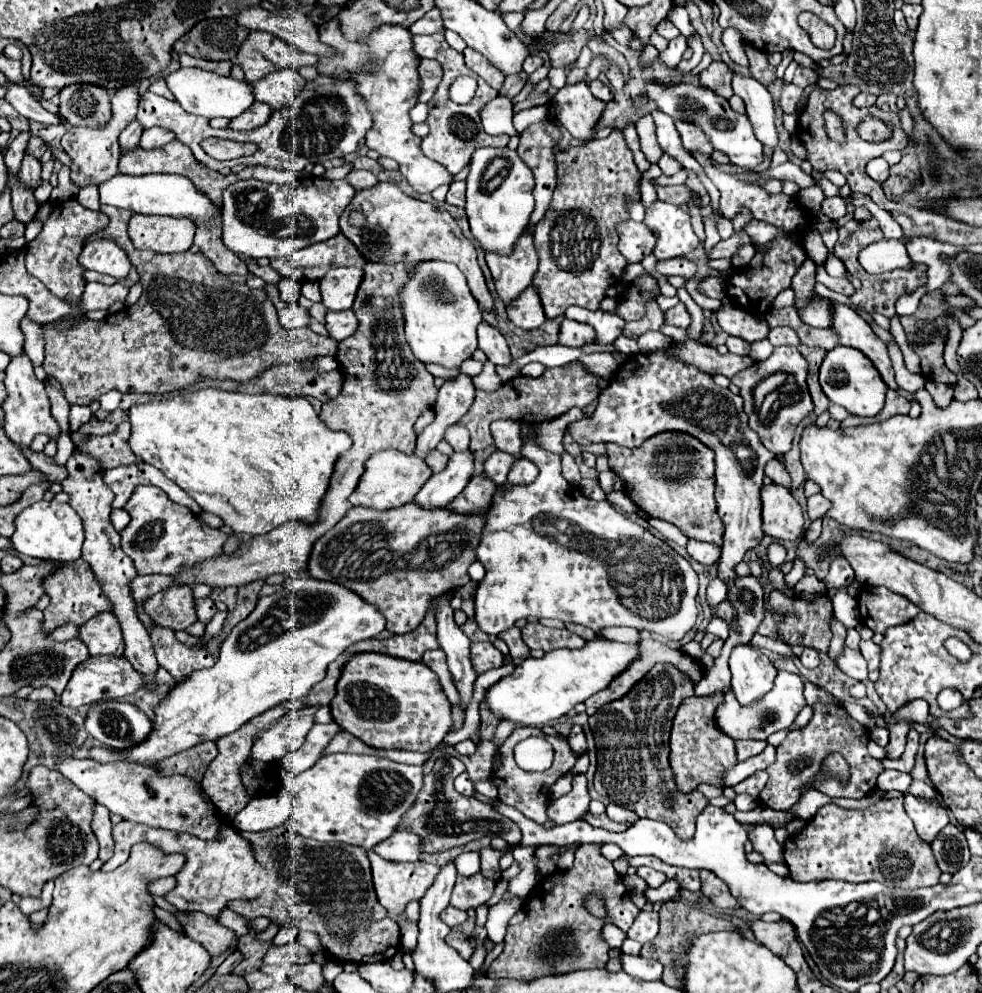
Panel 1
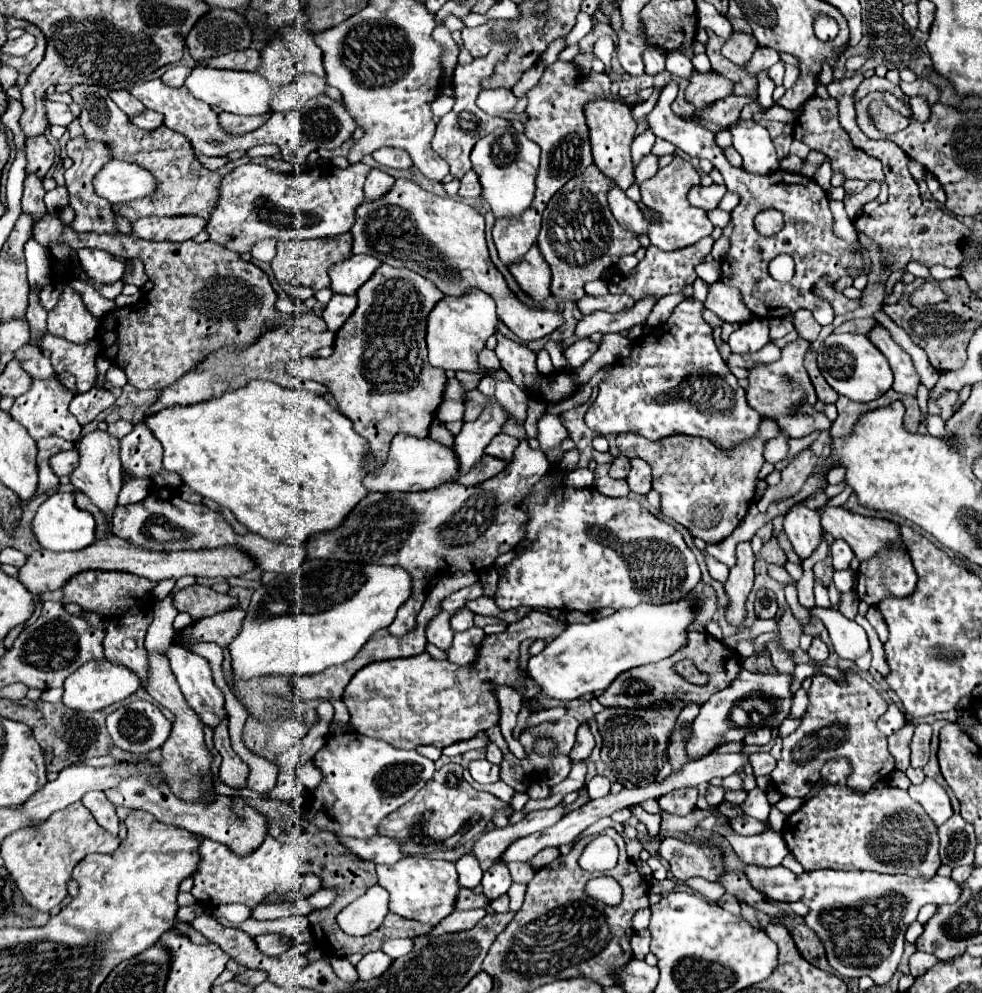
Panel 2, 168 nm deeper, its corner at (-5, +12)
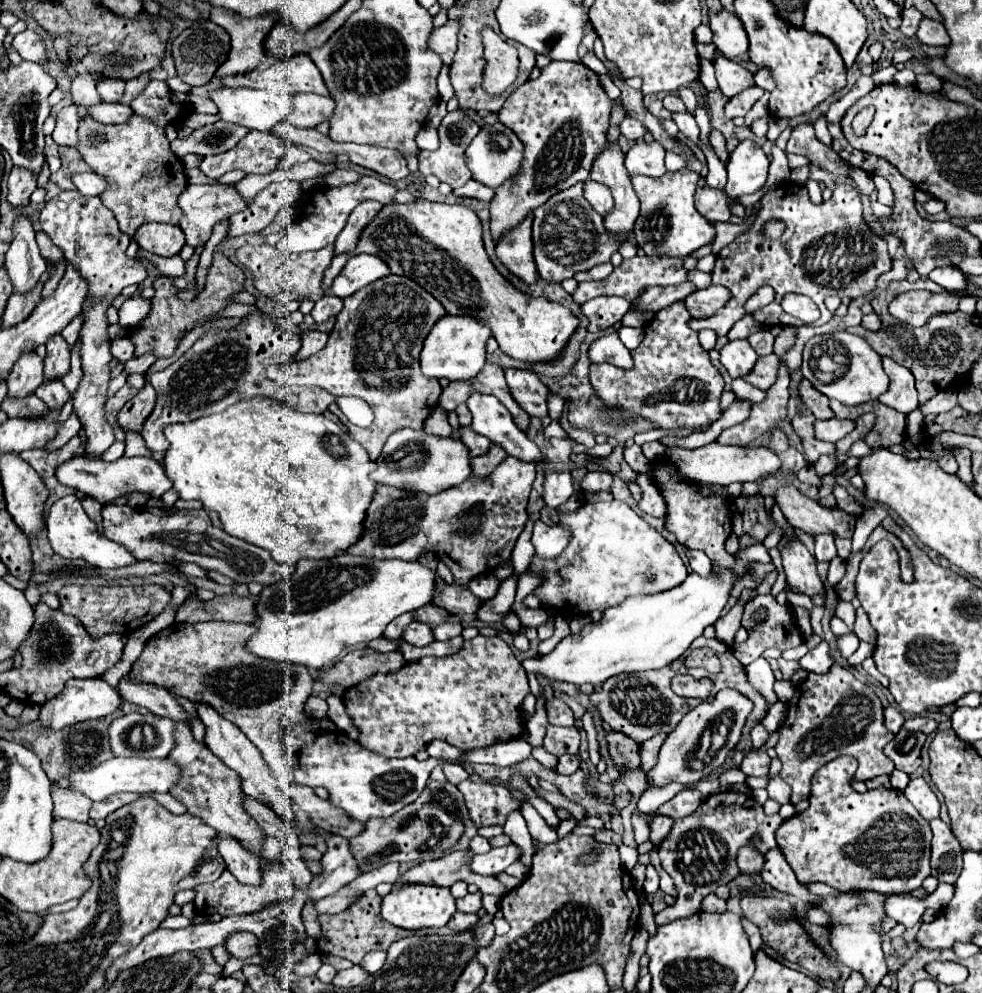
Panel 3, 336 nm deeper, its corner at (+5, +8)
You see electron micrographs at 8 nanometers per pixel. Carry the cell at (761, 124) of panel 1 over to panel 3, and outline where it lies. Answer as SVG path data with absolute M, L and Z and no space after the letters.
M708 10L708 20L710 20L708 26L714 34L714 44L720 54L736 60L748 54L748 36L736 14L726 10L720 12Z

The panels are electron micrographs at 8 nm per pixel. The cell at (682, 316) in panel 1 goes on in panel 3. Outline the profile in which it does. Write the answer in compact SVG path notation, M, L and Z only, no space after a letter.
M700 330L698 332L698 338L700 338L700 344L702 344L702 348L706 352L714 350L714 346L716 346L716 334L712 330Z

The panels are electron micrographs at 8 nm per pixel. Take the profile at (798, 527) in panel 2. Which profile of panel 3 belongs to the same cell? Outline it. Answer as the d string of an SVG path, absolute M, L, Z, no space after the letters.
M798 538L786 542L782 550L782 564L788 578L788 590L810 596L814 606L824 606L826 590L816 572L816 558Z

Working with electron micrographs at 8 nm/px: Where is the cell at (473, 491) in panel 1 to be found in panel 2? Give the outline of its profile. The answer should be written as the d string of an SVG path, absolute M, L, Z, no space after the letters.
M484 454L482 460L480 460L466 476L462 476L458 482L460 482L462 486L476 486L476 484L482 484L482 482L486 482L488 478L500 474L504 468L506 468L506 462L504 462L504 460L498 460L498 458L494 458L494 456Z

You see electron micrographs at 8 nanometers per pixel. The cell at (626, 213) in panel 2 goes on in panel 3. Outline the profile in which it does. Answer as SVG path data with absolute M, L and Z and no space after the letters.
M594 180L584 182L584 198L592 204L592 208L600 216L606 216L612 210L612 194L608 192L608 188L604 188Z

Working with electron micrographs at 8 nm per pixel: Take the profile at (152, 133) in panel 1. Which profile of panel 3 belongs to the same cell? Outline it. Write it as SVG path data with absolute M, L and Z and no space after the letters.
M94 104L84 108L84 112L88 116L92 116L96 122L100 124L122 124L124 120L128 120L128 116L132 116L132 108L124 106L124 104Z

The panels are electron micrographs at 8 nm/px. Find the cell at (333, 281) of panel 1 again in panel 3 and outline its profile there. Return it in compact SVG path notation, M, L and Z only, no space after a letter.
M358 254L352 256L346 266L342 268L340 276L336 278L336 284L332 286L332 294L346 298L354 292L358 292L360 288L372 284L374 280L380 280L384 276L390 274L390 268L384 260L380 260L378 256L372 254Z

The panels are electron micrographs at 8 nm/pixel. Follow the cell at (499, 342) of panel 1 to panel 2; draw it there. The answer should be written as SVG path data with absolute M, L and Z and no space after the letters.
M498 330L494 332L498 344L496 344L496 356L502 364L502 368L510 374L512 382L518 384L522 390L530 388L530 384L534 382L534 376L538 374L536 370L536 352L532 352L530 348L516 344L512 340L508 340L504 334L500 334Z

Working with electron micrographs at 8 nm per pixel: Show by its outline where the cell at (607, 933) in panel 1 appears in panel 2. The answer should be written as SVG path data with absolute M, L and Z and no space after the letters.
M648 908L638 910L632 918L632 928L634 930L644 930L644 928L648 928L648 920L650 920L650 910Z

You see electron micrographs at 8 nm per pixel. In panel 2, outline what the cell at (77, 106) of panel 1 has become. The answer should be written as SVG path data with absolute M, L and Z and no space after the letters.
M74 84L70 88L70 96L76 104L80 104L82 114L80 114L80 124L90 140L102 140L112 146L112 156L116 160L126 160L134 162L146 170L152 170L158 188L154 194L142 198L142 200L132 200L130 204L114 204L112 208L120 214L124 214L130 222L144 218L144 216L180 216L180 214L194 214L204 220L210 220L214 206L220 200L220 182L222 178L230 173L234 168L247 163L266 165L278 172L294 172L296 166L286 162L286 160L276 160L273 157L249 158L243 156L237 160L231 160L218 170L208 170L200 164L196 158L192 144L186 136L180 132L174 132L166 126L156 128L156 130L140 130L130 122L130 118L110 100L110 94L102 86L88 86L88 84Z

